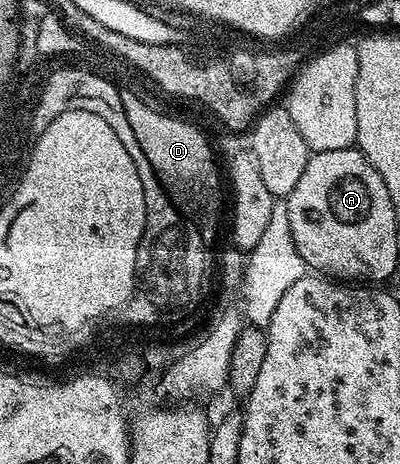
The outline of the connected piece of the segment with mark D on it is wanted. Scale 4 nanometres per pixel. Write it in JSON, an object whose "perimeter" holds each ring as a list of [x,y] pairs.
{"perimeter":[[[131,95],[124,96],[126,103],[127,116],[131,120],[131,126],[134,127],[135,133],[139,136],[139,141],[143,145],[141,153],[149,161],[153,173],[159,178],[159,183],[163,191],[171,198],[175,204],[175,210],[188,224],[191,224],[203,235],[204,239],[211,241],[219,231],[219,218],[225,215],[225,187],[219,184],[219,167],[215,164],[215,155],[211,152],[211,143],[194,127],[191,123],[186,123],[186,118],[164,119],[163,116],[155,115],[154,111],[147,110],[143,104]]]}

